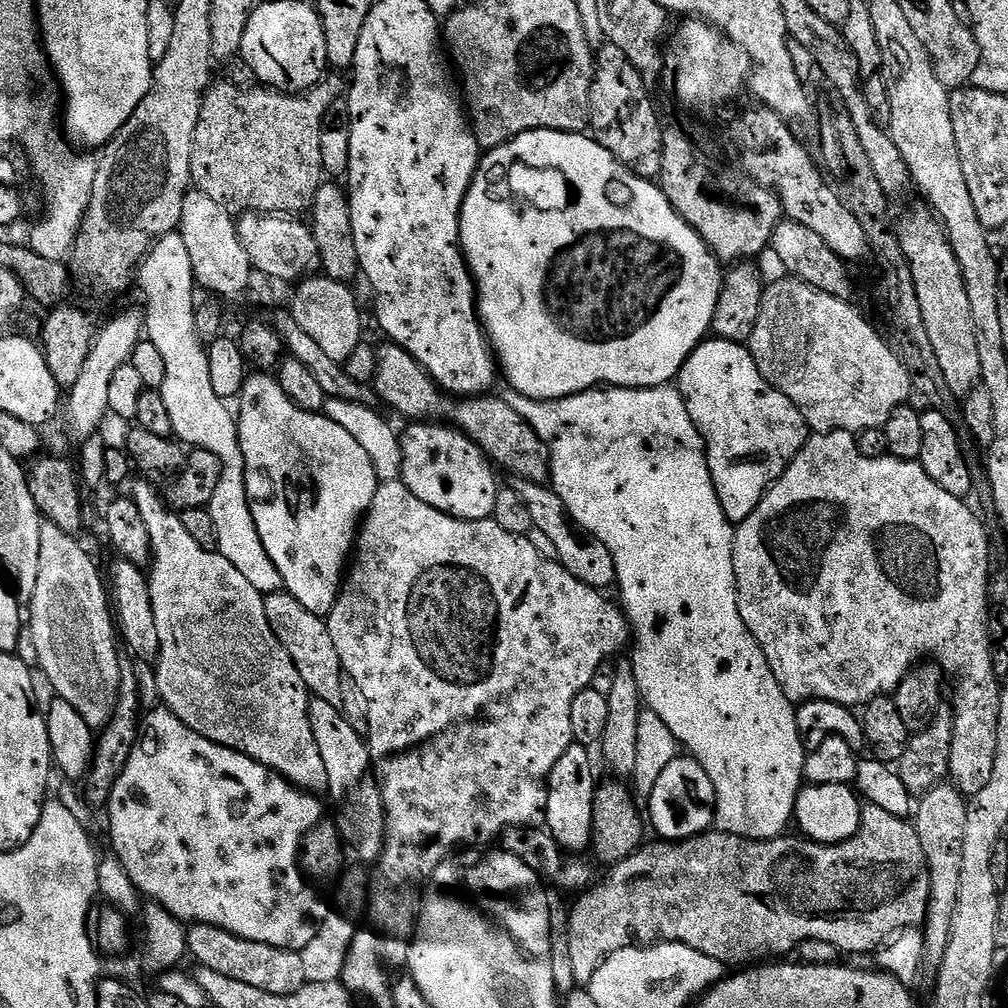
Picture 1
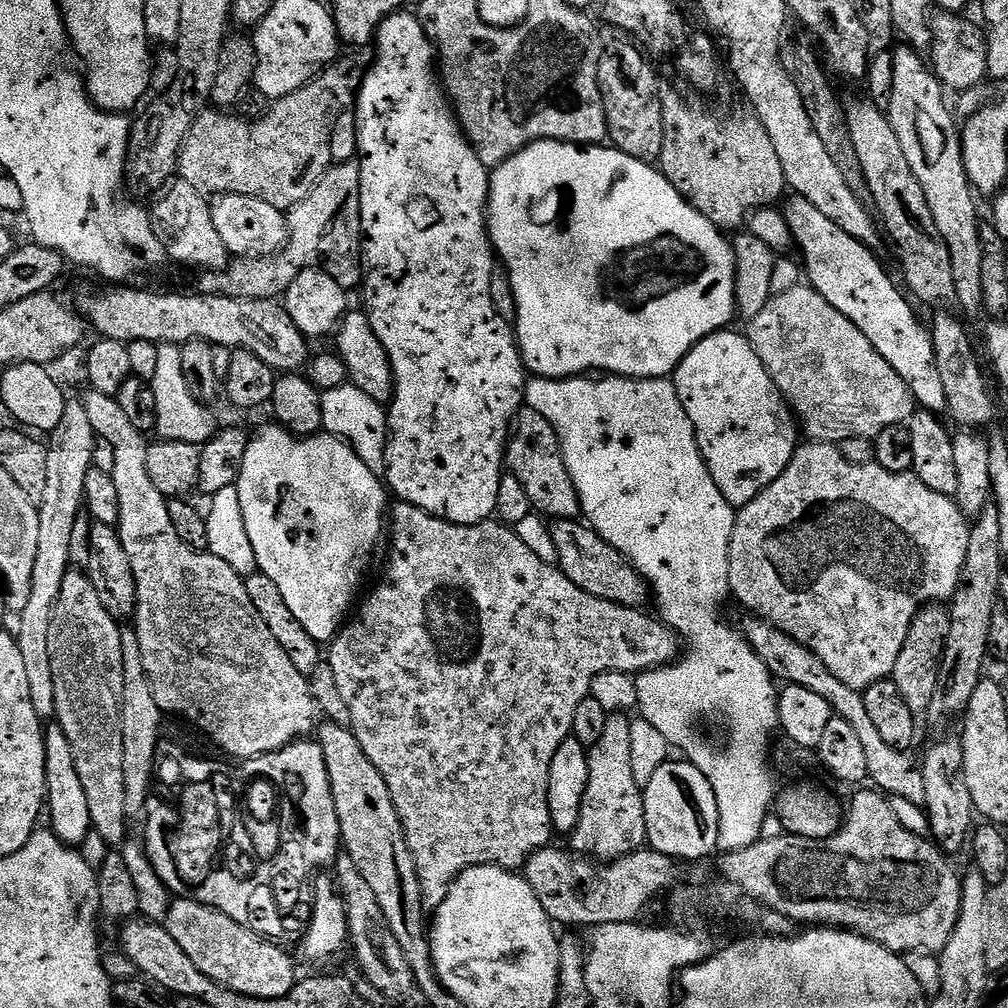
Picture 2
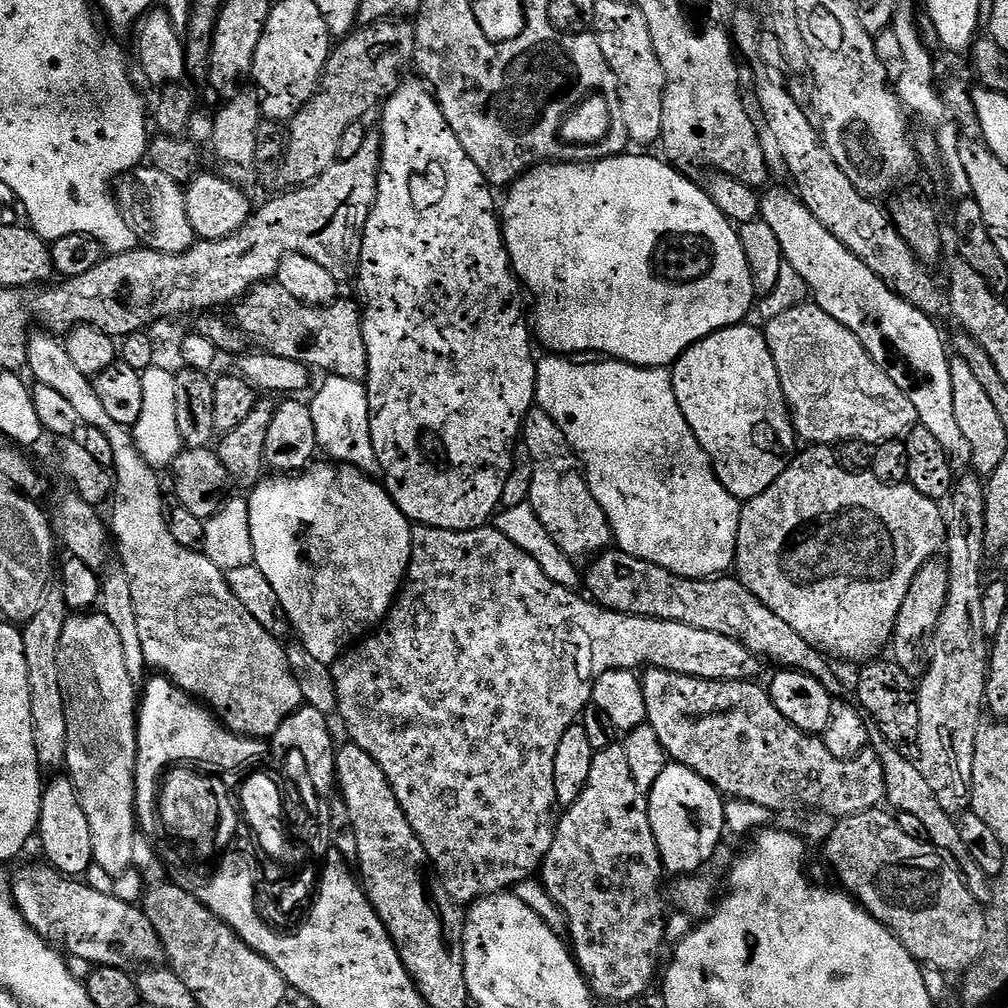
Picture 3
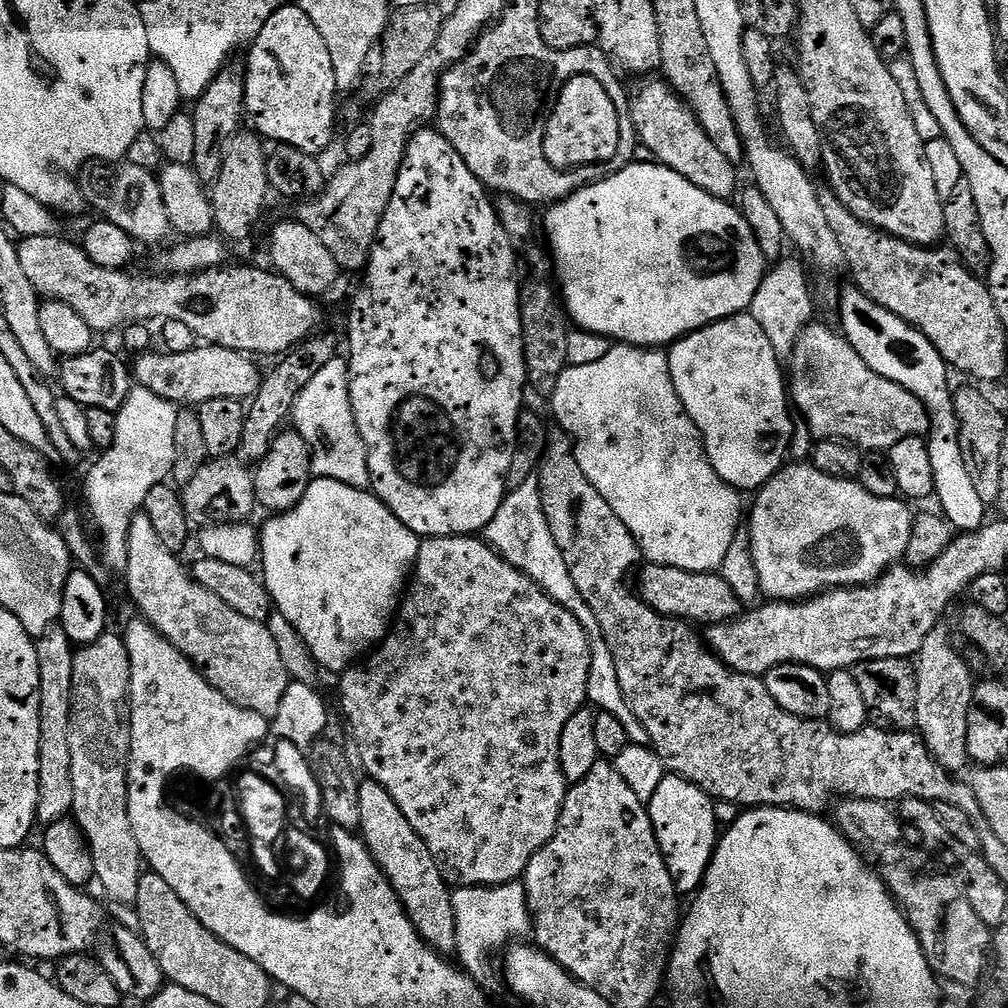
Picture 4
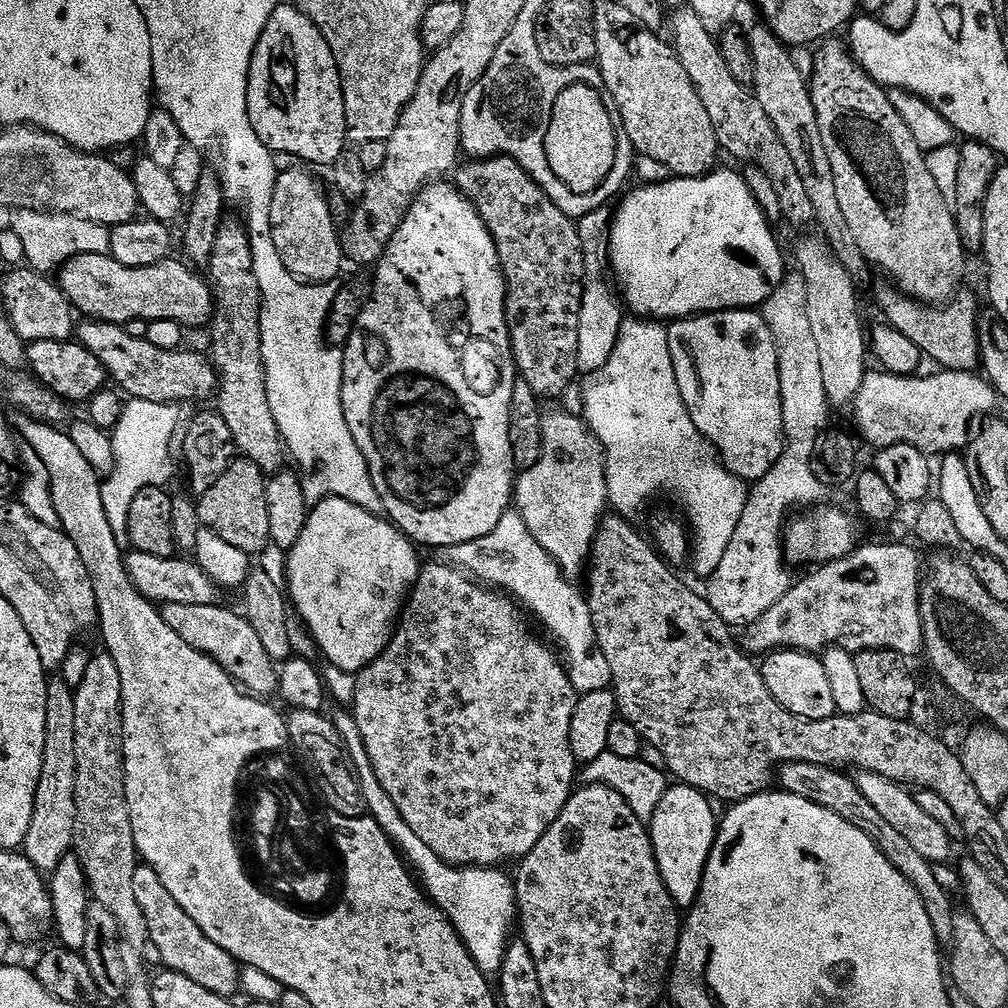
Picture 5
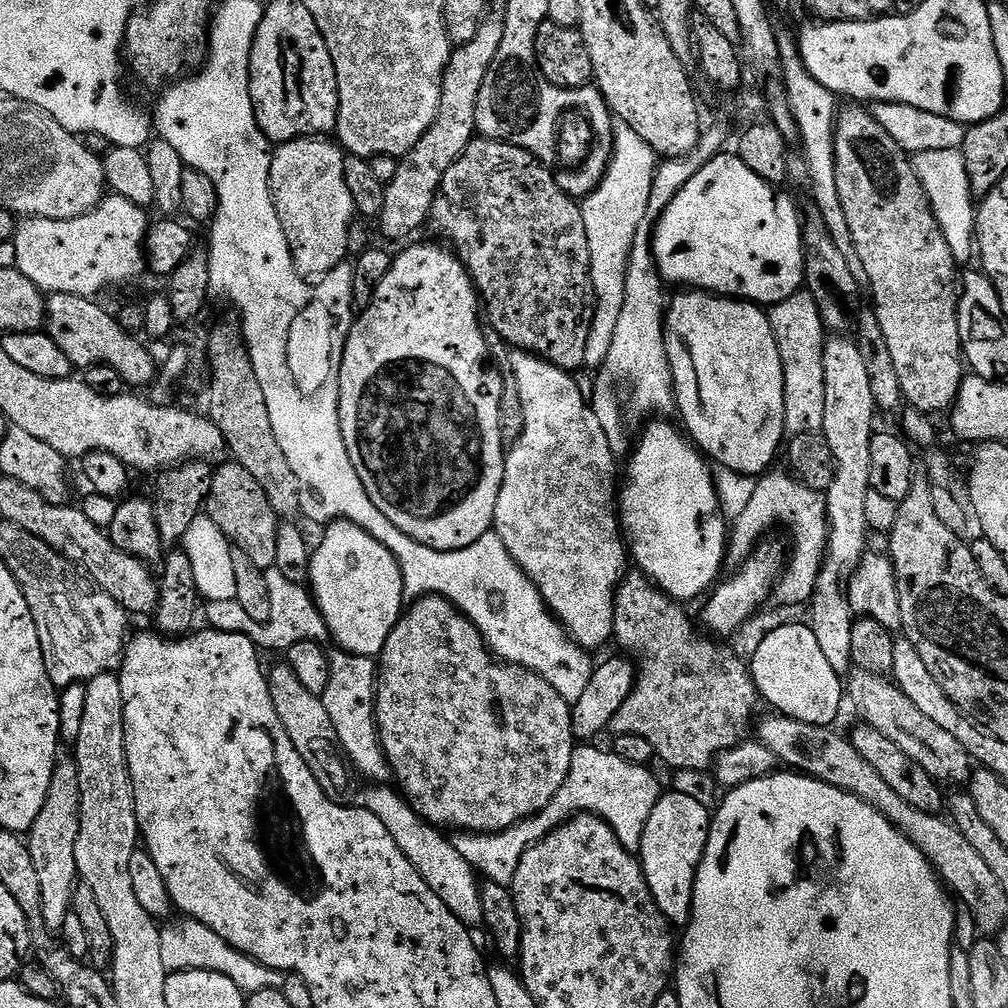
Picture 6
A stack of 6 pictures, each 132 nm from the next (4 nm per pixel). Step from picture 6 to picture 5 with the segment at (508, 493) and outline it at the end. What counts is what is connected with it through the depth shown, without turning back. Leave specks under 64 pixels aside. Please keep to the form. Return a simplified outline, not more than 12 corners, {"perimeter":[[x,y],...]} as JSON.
{"perimeter":[[543,413],[515,511],[573,582],[609,507],[604,447]]}

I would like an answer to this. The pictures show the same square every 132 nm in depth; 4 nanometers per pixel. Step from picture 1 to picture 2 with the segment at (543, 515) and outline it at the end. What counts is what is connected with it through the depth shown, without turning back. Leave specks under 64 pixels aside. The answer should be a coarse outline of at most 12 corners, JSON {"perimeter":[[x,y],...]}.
{"perimeter":[[579,519],[551,530],[558,567],[586,594],[643,609],[650,589]]}

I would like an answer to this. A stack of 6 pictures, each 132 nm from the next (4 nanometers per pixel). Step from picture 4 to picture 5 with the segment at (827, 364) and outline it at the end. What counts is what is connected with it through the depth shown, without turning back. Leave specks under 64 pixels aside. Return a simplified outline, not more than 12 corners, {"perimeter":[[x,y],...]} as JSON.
{"perimeter":[[869,371],[859,439],[956,454],[997,411],[976,372]]}

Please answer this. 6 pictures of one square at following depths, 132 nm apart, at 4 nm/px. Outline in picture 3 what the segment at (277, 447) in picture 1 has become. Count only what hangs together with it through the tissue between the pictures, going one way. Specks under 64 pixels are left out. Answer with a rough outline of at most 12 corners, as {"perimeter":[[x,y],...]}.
{"perimeter":[[313,463],[247,493],[254,563],[329,666],[400,595],[383,483]]}

